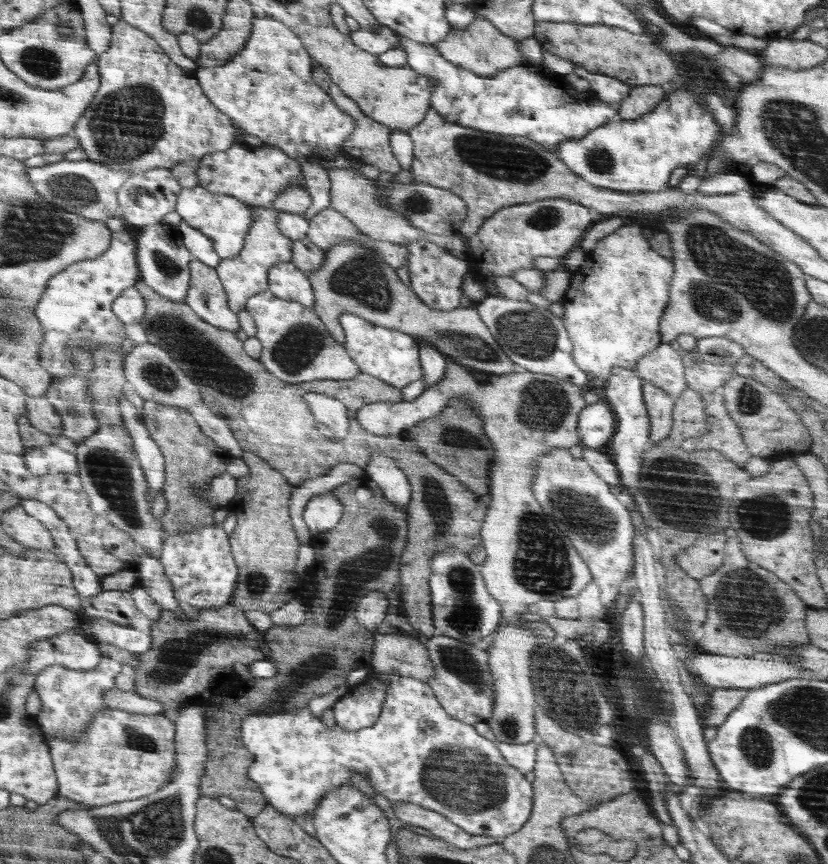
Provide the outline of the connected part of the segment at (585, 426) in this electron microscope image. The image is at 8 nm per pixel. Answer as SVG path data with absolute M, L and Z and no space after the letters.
M601 399L596 404L584 408L578 422L580 446L600 450L614 434L614 418L606 402Z

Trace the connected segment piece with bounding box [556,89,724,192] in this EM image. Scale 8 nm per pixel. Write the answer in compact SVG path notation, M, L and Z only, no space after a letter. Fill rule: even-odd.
M680 89L666 94L658 107L639 119L614 120L587 132L582 138L563 140L556 154L573 173L597 188L620 192L658 192L666 189L668 178L676 168L688 169L700 162L705 152L718 142L723 133L720 124L706 111L700 95Z

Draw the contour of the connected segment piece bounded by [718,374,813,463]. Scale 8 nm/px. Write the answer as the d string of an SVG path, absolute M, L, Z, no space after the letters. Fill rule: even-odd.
M736 374L718 389L725 401L730 417L736 422L751 457L771 460L796 458L811 453L812 438L808 429L800 423L799 416L784 398L754 378Z

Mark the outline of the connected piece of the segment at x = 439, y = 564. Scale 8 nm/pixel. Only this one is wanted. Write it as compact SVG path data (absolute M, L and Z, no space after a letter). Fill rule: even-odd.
M449 546L444 552L433 556L432 568L430 589L434 628L440 628L442 636L476 644L498 629L502 619L500 603L488 592L481 566L470 562L466 552Z

